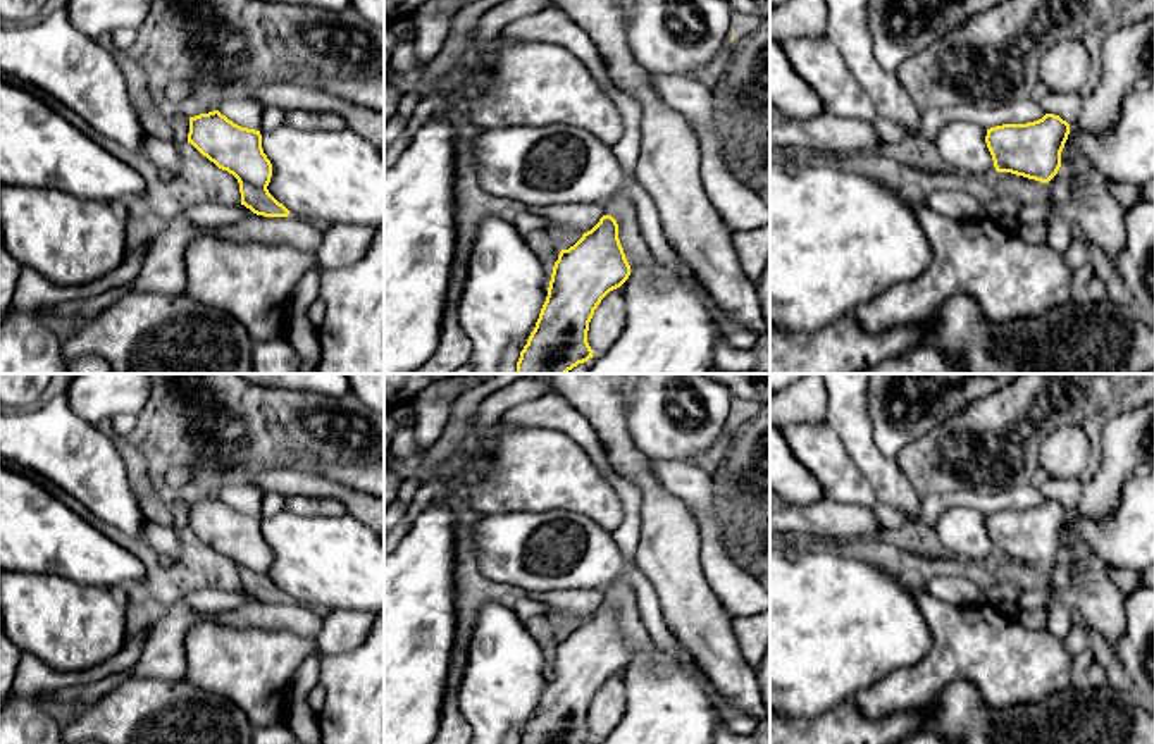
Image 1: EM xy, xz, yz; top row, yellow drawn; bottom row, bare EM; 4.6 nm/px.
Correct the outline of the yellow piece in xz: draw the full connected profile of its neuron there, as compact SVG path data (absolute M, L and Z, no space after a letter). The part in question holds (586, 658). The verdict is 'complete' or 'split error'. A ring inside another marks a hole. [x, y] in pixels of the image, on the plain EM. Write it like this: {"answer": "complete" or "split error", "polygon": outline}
{"answer": "complete", "polygon": "M611 601L561 636L548 682L520 744L593 744L589 708L601 685L630 661Z"}

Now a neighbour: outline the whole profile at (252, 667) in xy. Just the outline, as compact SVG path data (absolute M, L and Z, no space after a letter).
M205 620L186 632L184 649L184 680L233 701L257 728L286 722L286 687L303 658L319 651L319 646L313 637L289 630L236 629Z

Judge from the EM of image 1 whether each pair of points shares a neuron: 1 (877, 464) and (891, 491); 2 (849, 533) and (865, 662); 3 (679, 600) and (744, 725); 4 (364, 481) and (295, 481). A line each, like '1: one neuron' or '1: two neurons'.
1: one neuron
2: two neurons
3: two neurons
4: two neurons

